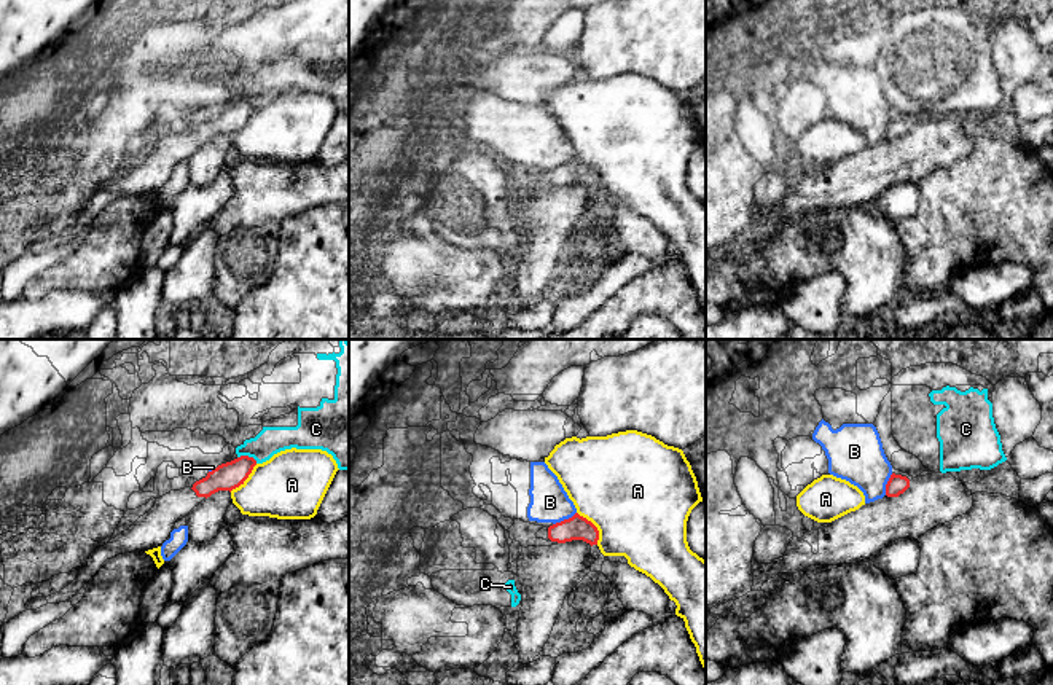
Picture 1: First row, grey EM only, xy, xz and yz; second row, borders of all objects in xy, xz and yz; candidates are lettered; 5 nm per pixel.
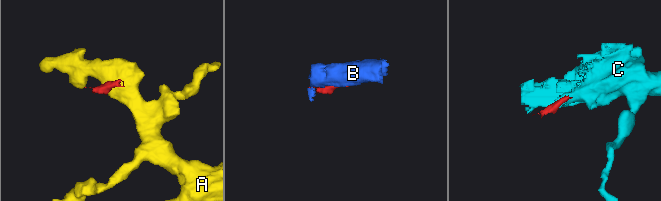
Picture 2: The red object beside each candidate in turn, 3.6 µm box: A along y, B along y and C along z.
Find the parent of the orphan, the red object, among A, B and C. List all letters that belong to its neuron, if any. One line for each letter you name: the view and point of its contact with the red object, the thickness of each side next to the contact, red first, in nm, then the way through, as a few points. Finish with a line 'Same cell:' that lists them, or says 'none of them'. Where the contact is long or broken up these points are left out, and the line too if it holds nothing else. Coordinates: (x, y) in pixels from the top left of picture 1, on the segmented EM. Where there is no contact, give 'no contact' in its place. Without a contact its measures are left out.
Same cell: none of them

